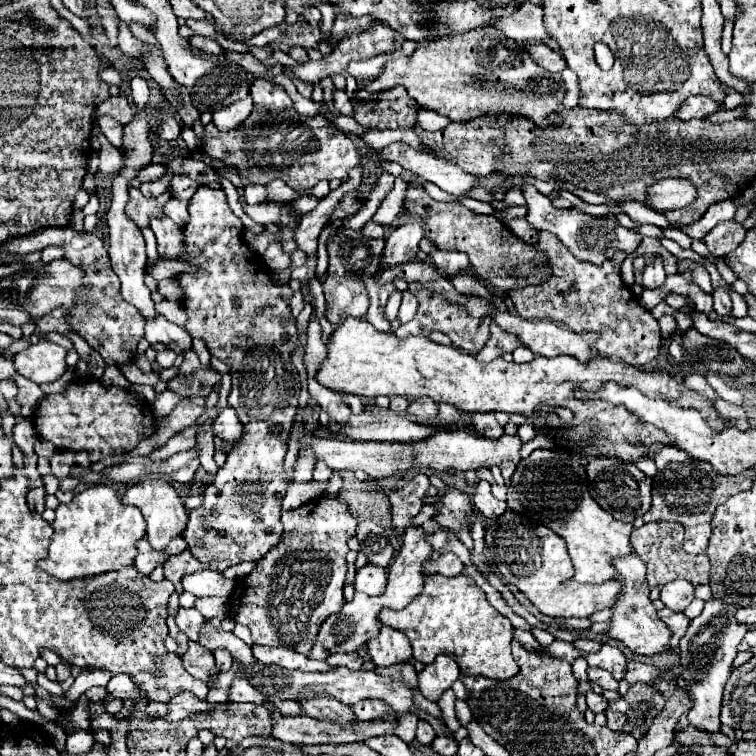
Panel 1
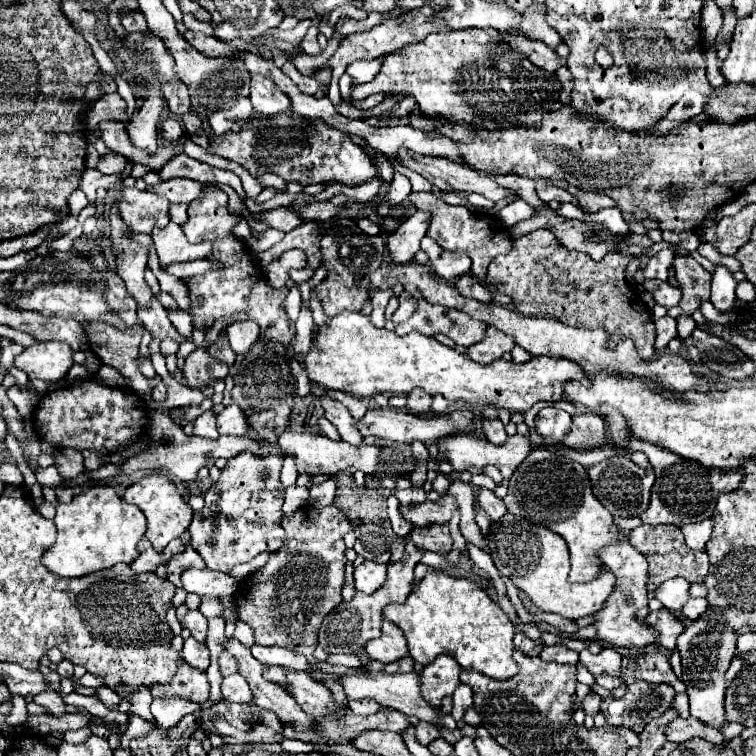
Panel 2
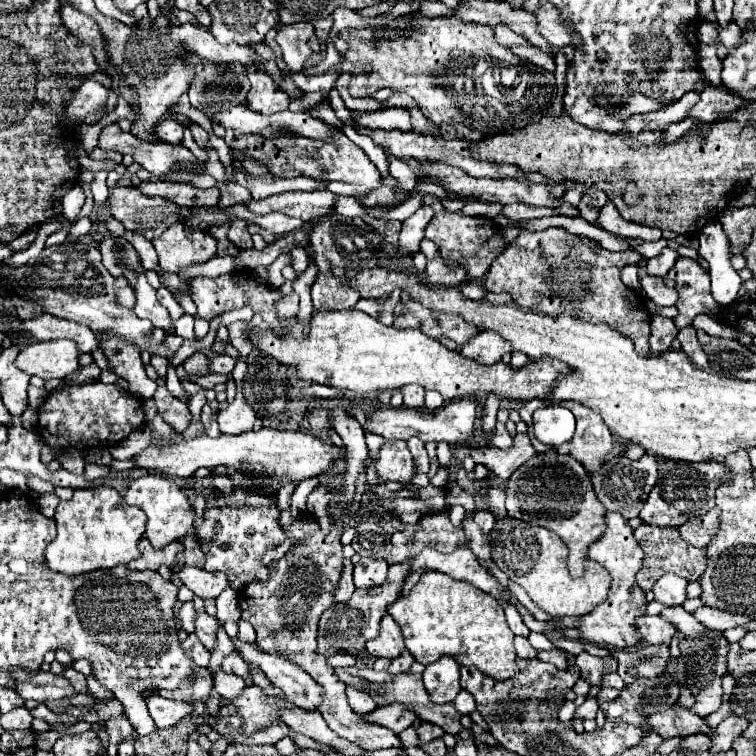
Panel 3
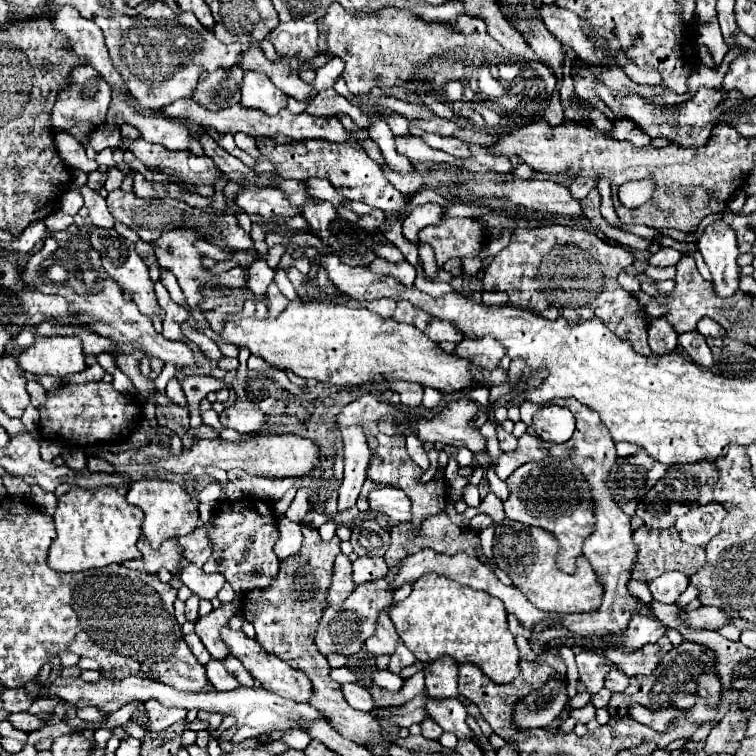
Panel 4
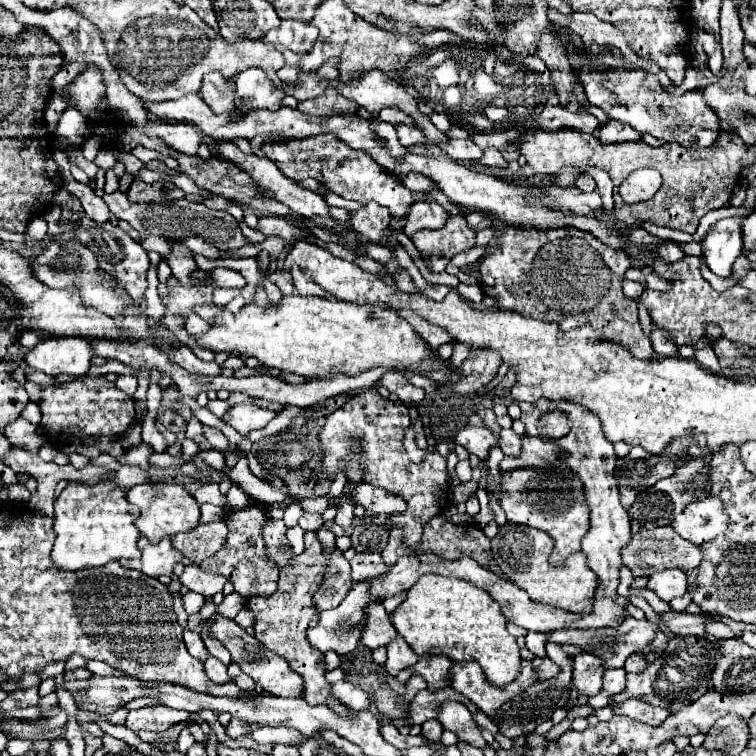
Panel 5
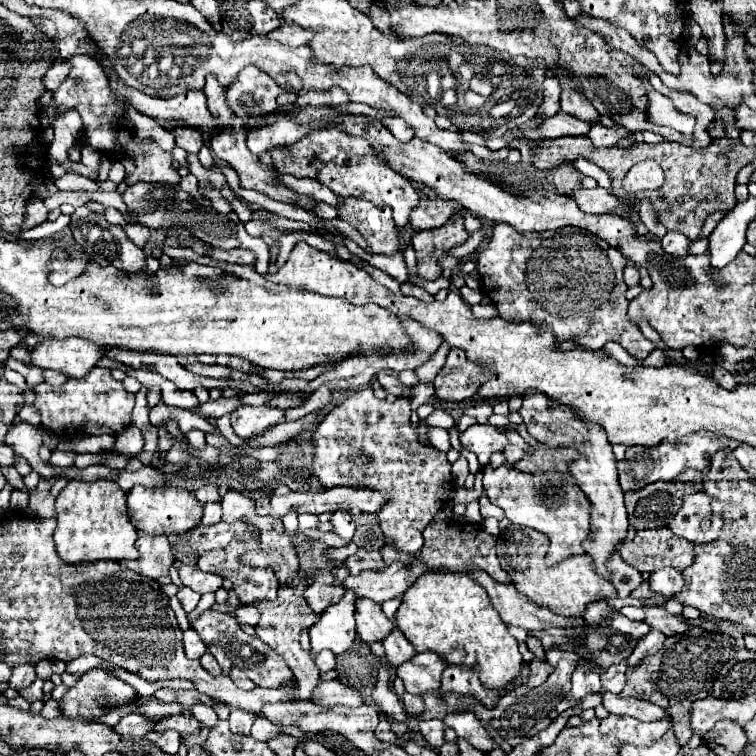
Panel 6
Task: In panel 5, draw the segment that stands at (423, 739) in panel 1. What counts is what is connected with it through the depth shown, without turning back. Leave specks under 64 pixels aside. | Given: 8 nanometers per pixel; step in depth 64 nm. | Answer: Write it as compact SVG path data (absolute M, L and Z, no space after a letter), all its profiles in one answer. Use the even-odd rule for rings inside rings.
M428 720L428 722L422 724L422 736L428 738L430 742L434 742L434 744L440 742L442 730L444 730L444 728L442 728L442 724L440 724L438 720Z

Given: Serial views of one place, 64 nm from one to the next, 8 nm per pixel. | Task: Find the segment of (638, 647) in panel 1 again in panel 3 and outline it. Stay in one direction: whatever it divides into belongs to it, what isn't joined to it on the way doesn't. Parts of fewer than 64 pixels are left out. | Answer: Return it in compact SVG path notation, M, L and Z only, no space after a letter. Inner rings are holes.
M608 514L606 516L606 532L598 542L590 546L590 560L602 564L612 574L612 586L608 592L608 598L588 616L582 616L582 626L578 628L582 632L582 640L596 642L596 644L610 644L618 650L626 650L636 646L640 640L640 634L636 632L636 618L646 614L646 598L644 590L636 584L636 574L642 568L644 552L636 544L632 536L632 528L626 524L626 520L620 514Z

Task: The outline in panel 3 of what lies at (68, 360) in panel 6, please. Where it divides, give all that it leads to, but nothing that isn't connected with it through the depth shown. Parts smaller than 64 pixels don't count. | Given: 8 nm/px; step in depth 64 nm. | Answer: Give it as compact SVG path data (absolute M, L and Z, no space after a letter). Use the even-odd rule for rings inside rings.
M72 340L28 342L16 358L16 366L28 376L40 376L42 380L66 378L80 368L78 348Z

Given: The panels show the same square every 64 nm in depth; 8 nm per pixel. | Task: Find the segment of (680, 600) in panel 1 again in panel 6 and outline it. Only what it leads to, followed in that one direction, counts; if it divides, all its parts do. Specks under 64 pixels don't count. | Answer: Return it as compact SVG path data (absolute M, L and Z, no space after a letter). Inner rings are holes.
M664 568L664 570L660 570L660 572L652 572L648 584L650 584L650 588L652 588L656 594L662 594L662 596L666 596L666 598L670 598L670 596L674 596L676 592L682 592L682 590L684 590L682 572L676 570L676 568Z

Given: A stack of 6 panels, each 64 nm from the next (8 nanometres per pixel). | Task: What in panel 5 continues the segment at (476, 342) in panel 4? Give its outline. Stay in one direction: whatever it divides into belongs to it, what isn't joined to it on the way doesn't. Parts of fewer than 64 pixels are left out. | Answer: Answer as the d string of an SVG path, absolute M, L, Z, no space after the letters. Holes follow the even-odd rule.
M454 344L450 364L462 372L462 380L458 384L444 384L442 390L454 392L458 396L468 396L474 394L480 386L486 386L496 376L502 360L498 352L492 352L492 348L486 350L468 348L468 344Z

